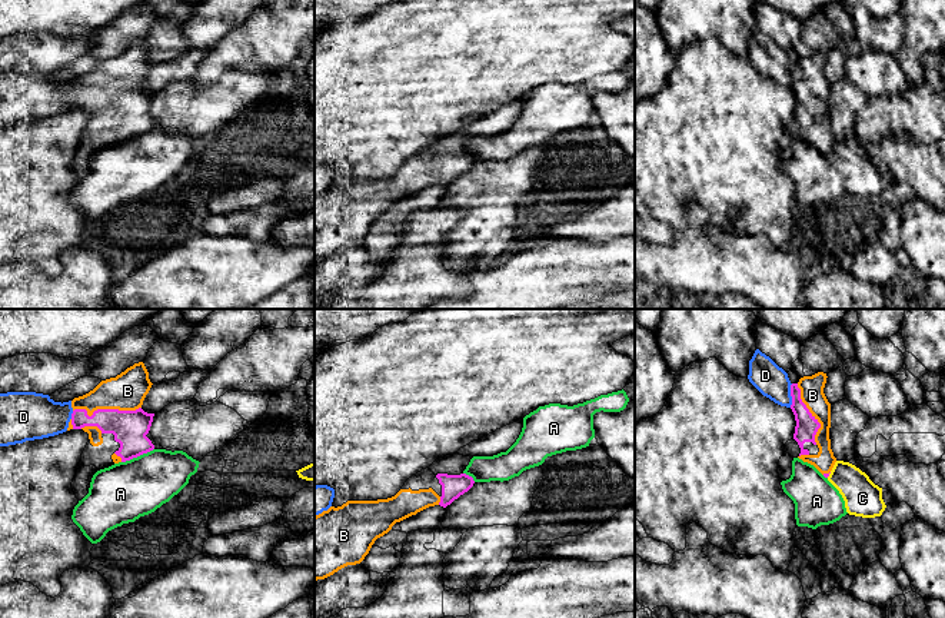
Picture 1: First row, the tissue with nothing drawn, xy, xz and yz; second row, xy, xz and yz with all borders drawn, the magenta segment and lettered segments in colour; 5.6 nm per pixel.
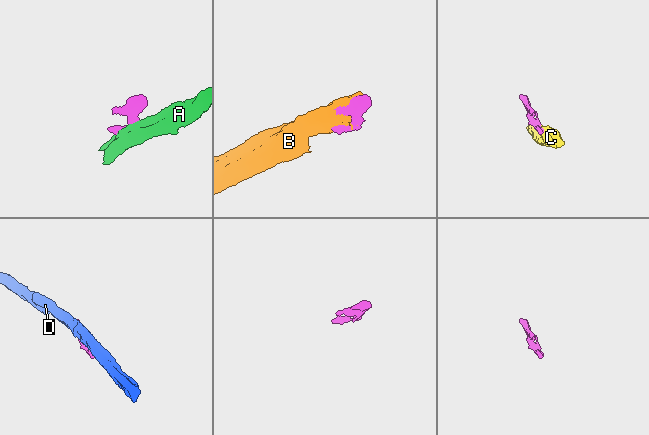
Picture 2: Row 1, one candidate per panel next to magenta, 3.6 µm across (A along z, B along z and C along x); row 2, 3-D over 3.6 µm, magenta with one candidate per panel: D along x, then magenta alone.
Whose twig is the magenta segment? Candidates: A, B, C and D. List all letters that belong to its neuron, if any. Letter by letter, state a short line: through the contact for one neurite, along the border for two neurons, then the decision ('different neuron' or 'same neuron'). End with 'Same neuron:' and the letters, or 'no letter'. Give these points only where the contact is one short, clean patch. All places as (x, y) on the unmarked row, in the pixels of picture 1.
A: line xy (153, 128), (122, 142); different neuron
B: same neuron
C: line yz (831, 152), (827, 156); different neuron
D: different neuron
Same neuron: B

